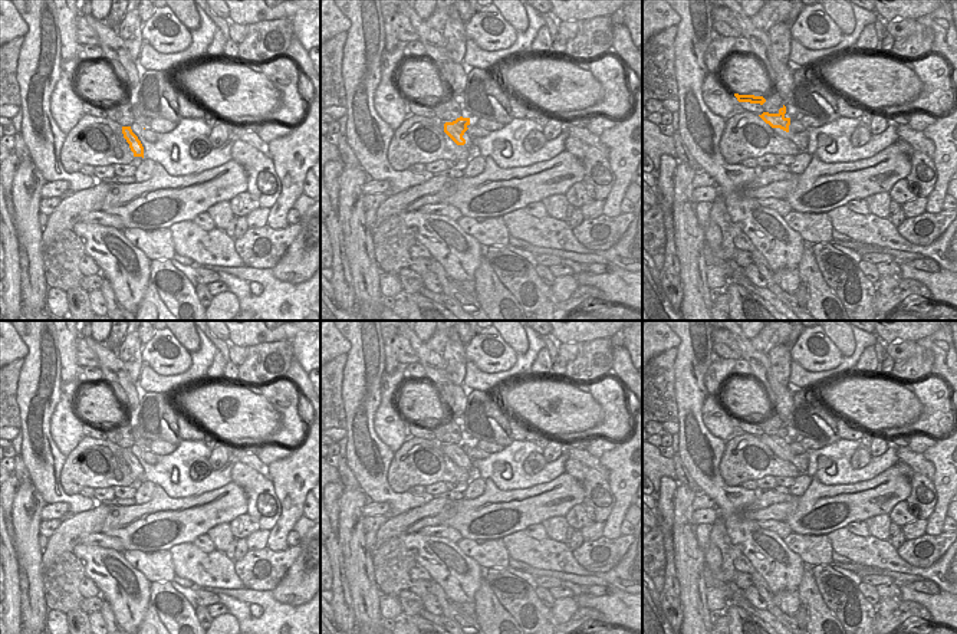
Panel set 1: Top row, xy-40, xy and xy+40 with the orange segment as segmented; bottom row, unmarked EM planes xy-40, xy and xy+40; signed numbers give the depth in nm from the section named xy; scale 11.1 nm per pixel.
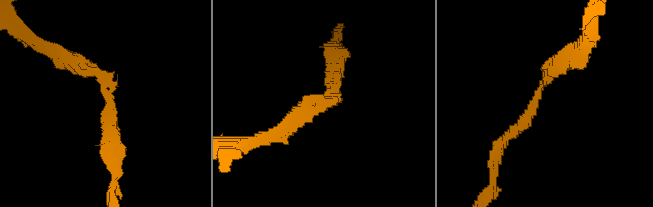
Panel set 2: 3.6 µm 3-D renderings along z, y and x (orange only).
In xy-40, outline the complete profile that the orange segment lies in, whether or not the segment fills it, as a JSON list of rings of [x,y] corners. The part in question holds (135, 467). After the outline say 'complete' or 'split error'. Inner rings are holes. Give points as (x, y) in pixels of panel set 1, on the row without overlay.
[[[122,449],[122,456],[126,464],[129,466],[129,470],[134,474],[134,479],[144,480],[144,469],[138,461],[138,459],[132,454],[131,449]]]; complete

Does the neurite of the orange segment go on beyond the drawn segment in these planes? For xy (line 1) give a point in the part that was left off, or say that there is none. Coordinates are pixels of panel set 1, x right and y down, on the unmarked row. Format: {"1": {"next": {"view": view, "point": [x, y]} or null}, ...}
{"1": {"next": null}}

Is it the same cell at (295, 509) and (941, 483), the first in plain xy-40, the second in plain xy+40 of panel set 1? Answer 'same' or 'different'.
same

